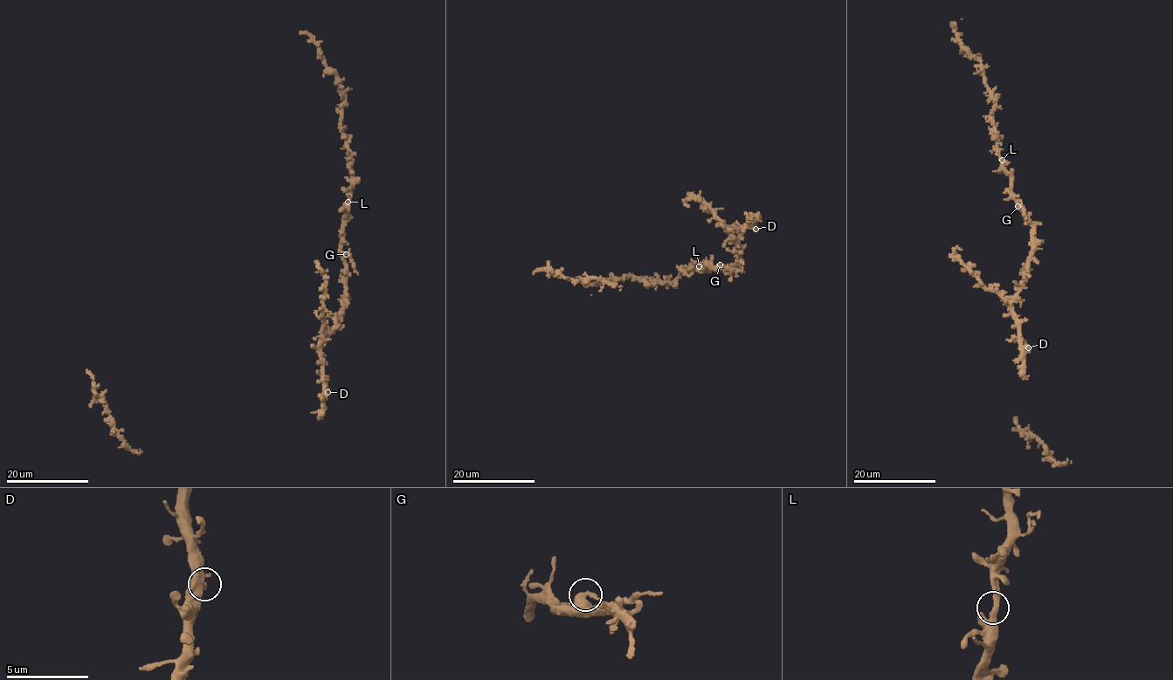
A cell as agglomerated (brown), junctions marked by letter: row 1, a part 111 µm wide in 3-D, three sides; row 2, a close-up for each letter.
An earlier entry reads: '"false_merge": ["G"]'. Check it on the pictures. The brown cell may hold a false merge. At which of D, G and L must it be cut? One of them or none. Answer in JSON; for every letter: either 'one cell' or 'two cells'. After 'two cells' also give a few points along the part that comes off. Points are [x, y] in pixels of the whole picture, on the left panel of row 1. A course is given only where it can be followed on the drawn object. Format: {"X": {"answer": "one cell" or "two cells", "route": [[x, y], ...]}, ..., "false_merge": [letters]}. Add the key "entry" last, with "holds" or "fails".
{"D": {"answer": "one cell"}, "G": {"answer": "two cells", "route": [[347, 253], [357, 274]]}, "L": {"answer": "one cell"}, "false_merge": ["G"], "entry": "holds"}

